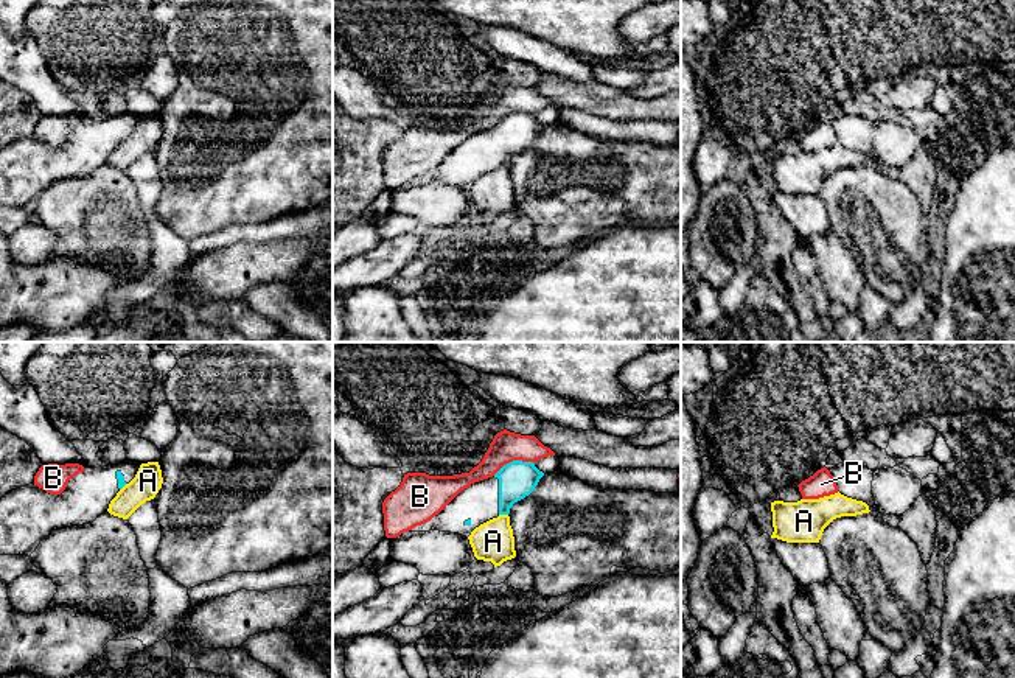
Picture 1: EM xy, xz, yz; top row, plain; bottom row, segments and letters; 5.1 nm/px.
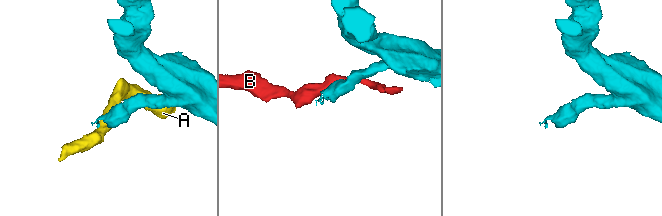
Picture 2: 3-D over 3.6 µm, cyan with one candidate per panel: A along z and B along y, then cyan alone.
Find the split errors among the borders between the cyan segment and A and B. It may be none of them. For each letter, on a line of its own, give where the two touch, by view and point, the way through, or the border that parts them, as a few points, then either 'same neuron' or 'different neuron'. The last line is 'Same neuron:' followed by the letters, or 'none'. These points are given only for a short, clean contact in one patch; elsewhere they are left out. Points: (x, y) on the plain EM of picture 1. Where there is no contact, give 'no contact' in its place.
A: xz (504, 165) | different neuron
B: xz (513, 112) | different neuron
Same neuron: none

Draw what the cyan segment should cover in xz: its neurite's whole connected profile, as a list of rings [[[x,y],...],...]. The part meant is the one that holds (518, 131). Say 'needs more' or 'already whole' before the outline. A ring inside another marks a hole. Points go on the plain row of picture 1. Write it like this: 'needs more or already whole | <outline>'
needs more | [[[513,112],[493,129],[462,142],[431,173],[409,183],[440,182],[468,190],[480,176],[508,166],[513,156],[528,148],[542,128],[533,114]]]

